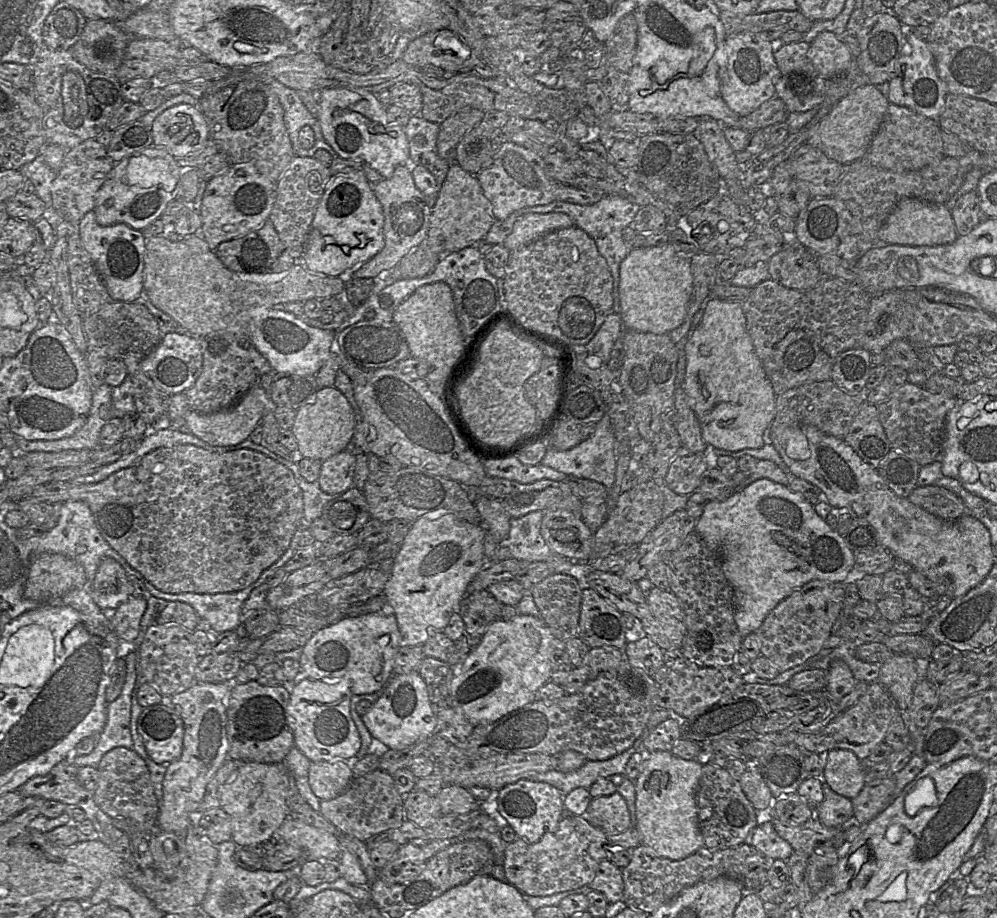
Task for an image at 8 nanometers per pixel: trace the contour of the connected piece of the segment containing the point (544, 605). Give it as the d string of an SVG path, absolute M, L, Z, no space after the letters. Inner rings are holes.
M552 574L531 588L541 618L558 644L578 635L584 587L570 575Z

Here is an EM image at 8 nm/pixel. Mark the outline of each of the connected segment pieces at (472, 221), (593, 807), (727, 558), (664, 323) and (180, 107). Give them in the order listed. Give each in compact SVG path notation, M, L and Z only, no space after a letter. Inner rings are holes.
M451 163L445 181L432 200L427 234L431 249L440 255L445 255L474 246L485 238L495 220L492 204L484 195L477 177L457 163Z
M617 791L609 796L592 798L585 814L593 825L601 828L607 834L620 834L631 826L627 804Z
M759 479L725 500L708 501L694 532L716 553L733 590L734 620L745 638L794 591L813 580L843 583L853 570L855 554L801 493Z
M673 243L648 248L633 248L619 266L620 317L623 327L642 333L669 334L679 327L693 297L693 275L690 258L685 257Z
M181 103L158 115L152 125L153 146L179 158L201 150L209 139L205 117L198 107Z

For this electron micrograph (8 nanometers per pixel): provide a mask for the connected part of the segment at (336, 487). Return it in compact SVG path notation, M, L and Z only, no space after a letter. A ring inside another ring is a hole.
M344 450L321 463L318 484L320 489L338 496L352 487L355 457Z

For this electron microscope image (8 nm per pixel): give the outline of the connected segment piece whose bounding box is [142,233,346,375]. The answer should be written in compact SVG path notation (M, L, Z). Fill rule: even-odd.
M194 233L171 241L161 236L145 238L143 295L191 336L211 332L230 334L244 349L253 344L274 373L316 375L331 354L332 332L305 324L294 314L273 306L309 299L342 298L346 283L340 277L320 278L295 263L287 271L242 273L227 269L202 237Z

